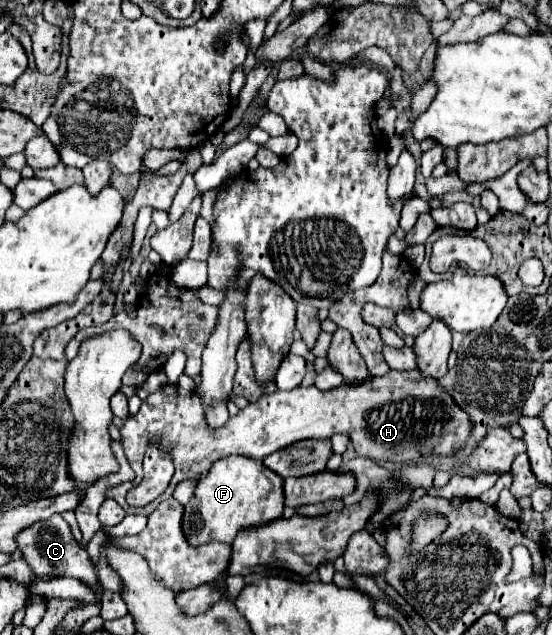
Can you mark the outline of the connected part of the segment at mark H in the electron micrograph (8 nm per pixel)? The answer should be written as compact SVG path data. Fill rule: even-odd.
M416 369L414 371L390 371L384 377L366 379L360 385L358 383L342 383L340 387L334 387L332 391L320 391L318 387L296 387L292 391L264 395L256 403L250 403L248 407L244 407L236 417L230 417L230 421L222 429L216 429L216 431L208 429L204 413L202 413L200 397L196 393L188 393L188 391L180 389L178 385L164 385L158 391L154 391L148 399L144 399L140 411L134 417L128 417L124 421L124 425L120 427L120 443L124 447L124 453L126 453L132 469L136 471L136 477L134 477L134 481L126 481L126 483L108 487L106 497L118 501L126 513L138 511L126 503L126 493L128 493L128 489L132 489L134 485L140 483L140 477L142 477L142 455L140 453L146 453L150 441L158 441L160 449L170 447L170 457L176 467L176 473L174 473L174 479L170 481L168 489L160 497L156 497L152 503L148 503L146 507L140 509L144 515L150 515L160 501L172 497L172 491L180 481L204 477L208 473L210 465L216 459L222 459L224 455L236 453L236 455L248 455L252 459L264 459L266 455L270 455L282 447L288 447L296 441L330 439L334 433L346 433L360 457L368 457L372 461L412 463L412 461L436 457L436 455L438 457L454 457L454 453L460 451L464 447L466 439L470 439L470 435L472 435L472 419L468 419L468 413L462 407L456 407L456 401L452 399L452 395L448 395L448 391L442 389L440 381L424 379L424 375L420 375L420 371L416 371Z

